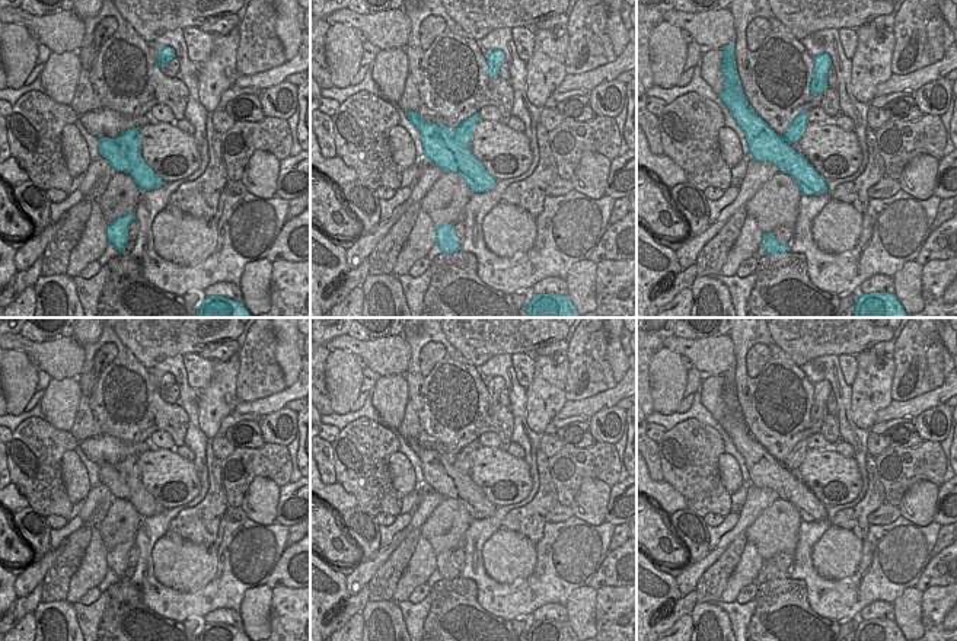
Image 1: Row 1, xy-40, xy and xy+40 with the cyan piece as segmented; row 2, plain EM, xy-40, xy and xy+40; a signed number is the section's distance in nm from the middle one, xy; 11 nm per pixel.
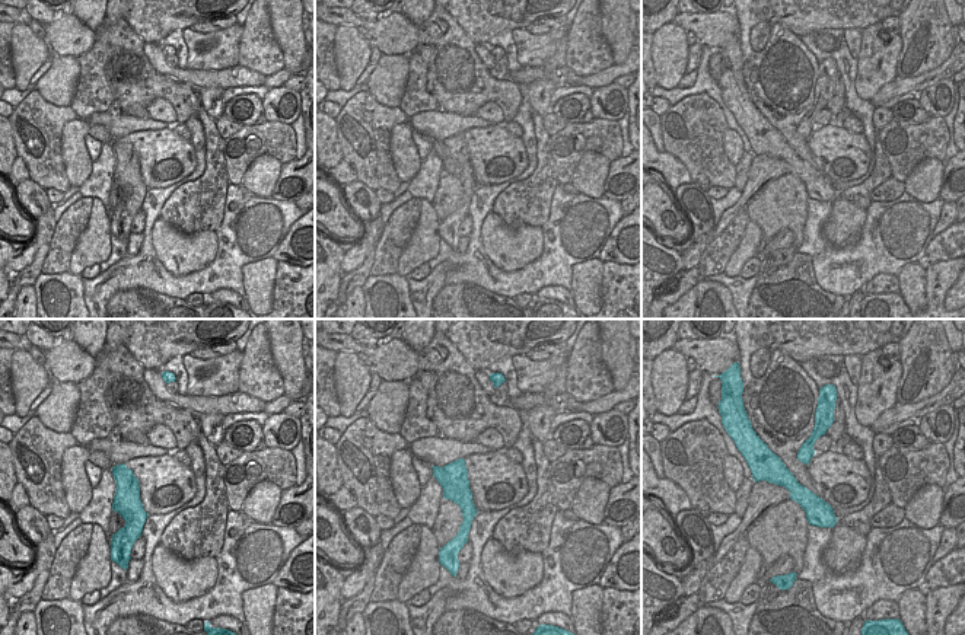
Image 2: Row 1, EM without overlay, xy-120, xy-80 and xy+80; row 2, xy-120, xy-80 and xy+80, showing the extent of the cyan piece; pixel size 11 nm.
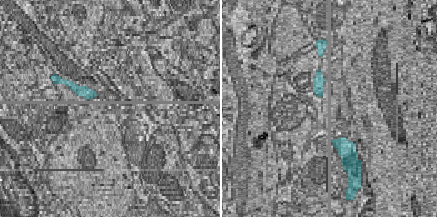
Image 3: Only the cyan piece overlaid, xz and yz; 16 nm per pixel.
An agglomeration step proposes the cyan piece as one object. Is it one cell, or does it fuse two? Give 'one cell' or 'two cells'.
two cells

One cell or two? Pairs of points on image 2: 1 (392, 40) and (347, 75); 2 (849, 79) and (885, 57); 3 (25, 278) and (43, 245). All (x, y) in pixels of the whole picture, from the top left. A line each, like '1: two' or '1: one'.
1: two
2: two
3: one

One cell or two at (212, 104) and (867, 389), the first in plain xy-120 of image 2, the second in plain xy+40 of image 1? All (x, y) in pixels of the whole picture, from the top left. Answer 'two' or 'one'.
one

